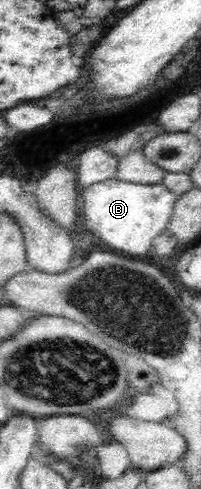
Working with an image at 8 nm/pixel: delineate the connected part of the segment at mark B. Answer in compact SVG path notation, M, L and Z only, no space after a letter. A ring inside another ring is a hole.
M116 178L97 182L80 190L82 204L80 220L90 232L96 232L112 250L126 254L150 252L154 238L168 226L174 211L176 195L168 192L161 182L151 185L134 184Z

